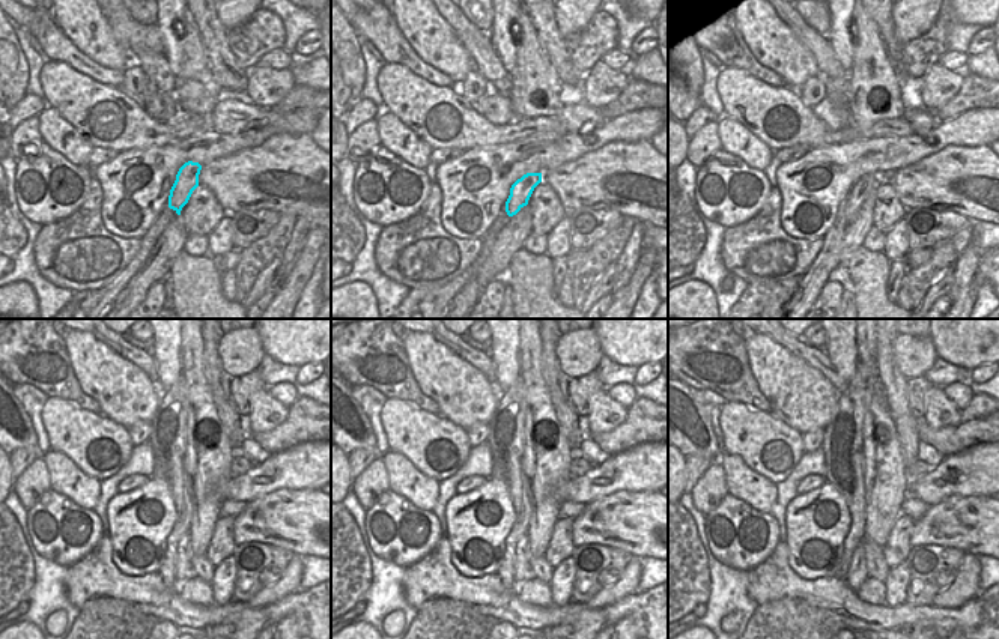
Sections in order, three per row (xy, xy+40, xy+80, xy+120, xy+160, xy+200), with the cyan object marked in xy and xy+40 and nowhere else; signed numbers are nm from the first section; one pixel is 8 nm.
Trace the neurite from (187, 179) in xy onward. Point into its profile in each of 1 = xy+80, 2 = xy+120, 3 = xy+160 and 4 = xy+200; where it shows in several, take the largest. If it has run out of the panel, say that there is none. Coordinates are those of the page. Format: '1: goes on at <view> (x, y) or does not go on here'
1: goes on at xy+80 (858, 193)
2: goes on at xy+120 (184, 564)
3: goes on at xy+160 (522, 572)
4: goes on at xy+200 (856, 575)

